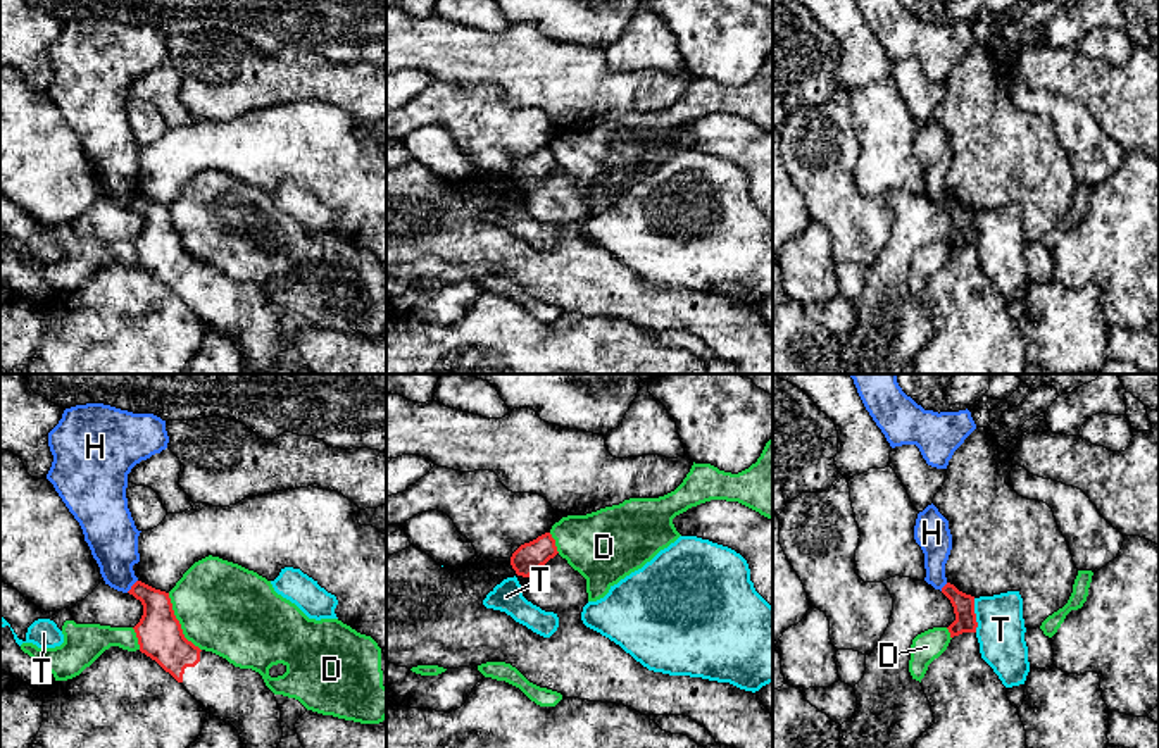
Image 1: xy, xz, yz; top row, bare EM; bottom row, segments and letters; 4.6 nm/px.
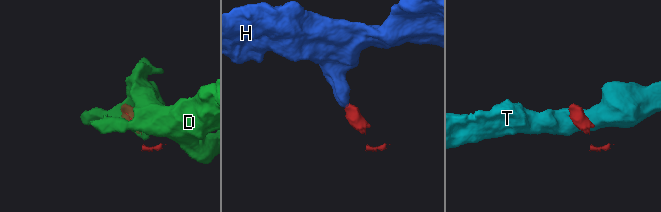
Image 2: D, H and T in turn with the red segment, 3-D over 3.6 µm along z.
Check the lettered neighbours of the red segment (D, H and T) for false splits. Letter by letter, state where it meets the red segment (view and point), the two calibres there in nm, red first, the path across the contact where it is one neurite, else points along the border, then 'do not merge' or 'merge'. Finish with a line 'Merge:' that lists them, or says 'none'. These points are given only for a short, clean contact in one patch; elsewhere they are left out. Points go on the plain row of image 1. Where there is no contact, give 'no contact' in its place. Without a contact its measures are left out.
D: meets red in xy at (178, 236); 220 nm thick on the red side, 420 nm on the other; border along xy (168, 207), (181, 247), (200, 264); do not merge
H: meets red in xy at (131, 200); 200 nm thick on the red side, 240 nm on the other; border along xy (137, 193), (126, 205); do not merge
T: meets red in yz at (975, 230); 100 nm thick on the red side, 220 nm on the other; border along yz (973, 212), (977, 245); do not merge
Merge: none

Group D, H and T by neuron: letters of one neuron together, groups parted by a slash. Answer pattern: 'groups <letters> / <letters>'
groups D / H / T

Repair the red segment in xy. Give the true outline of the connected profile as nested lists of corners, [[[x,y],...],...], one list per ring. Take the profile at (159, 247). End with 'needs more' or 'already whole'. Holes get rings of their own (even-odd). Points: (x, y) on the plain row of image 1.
[[[141,195],[128,207],[143,219],[143,229],[133,241],[140,265],[181,296],[207,327],[233,340],[248,369],[271,372],[283,352],[281,324],[262,290],[188,255],[169,207]]]; needs more

